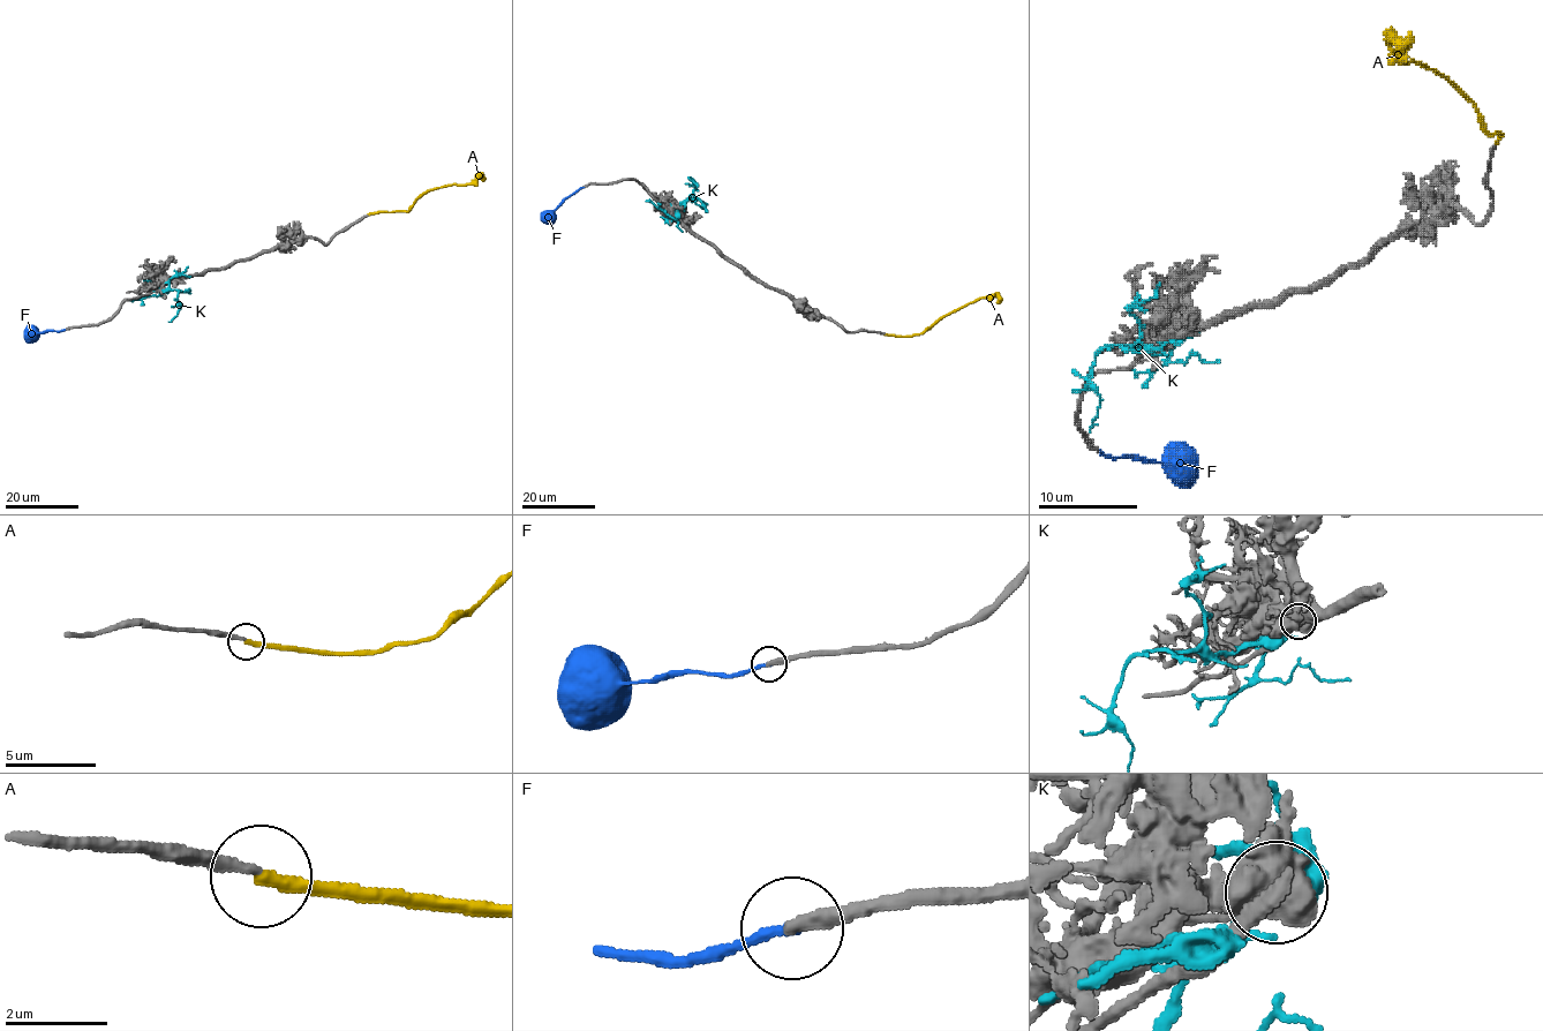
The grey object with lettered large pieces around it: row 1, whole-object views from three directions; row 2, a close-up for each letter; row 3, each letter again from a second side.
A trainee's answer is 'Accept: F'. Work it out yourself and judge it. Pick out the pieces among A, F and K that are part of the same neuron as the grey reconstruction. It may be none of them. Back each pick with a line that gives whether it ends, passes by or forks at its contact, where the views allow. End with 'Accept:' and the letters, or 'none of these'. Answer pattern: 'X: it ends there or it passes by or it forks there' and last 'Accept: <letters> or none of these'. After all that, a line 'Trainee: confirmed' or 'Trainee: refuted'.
A: it ends there
Accept: A
Trainee: refuted

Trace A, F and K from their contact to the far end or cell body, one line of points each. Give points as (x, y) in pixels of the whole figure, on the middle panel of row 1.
A: (885, 333), (921, 333), (948, 314), (980, 298), (994, 295), (999, 302)
F: (582, 187), (564, 200), (554, 211), (550, 221), (546, 218)
K: (669, 221), (695, 189), (693, 185), (697, 186), (685, 183)

